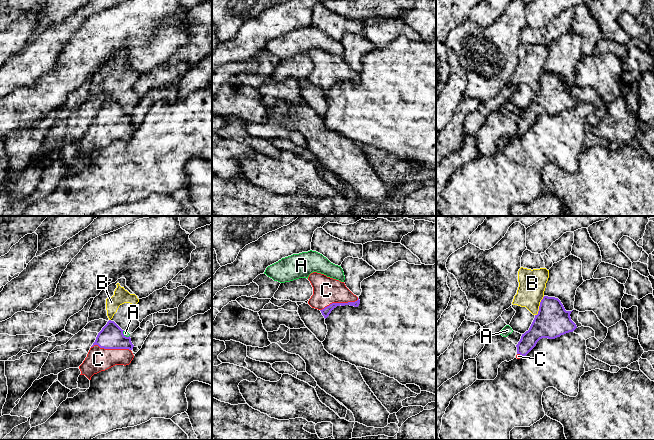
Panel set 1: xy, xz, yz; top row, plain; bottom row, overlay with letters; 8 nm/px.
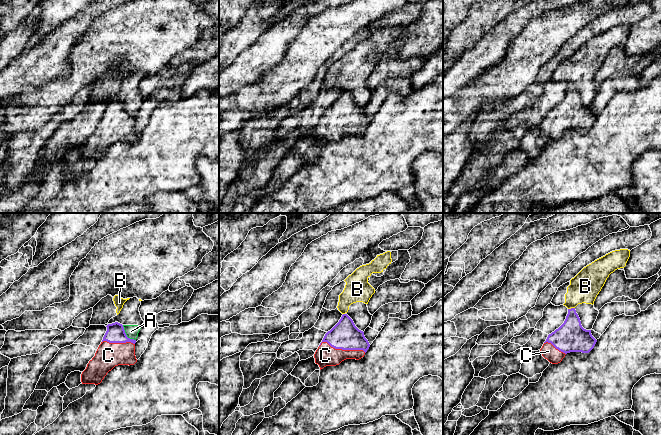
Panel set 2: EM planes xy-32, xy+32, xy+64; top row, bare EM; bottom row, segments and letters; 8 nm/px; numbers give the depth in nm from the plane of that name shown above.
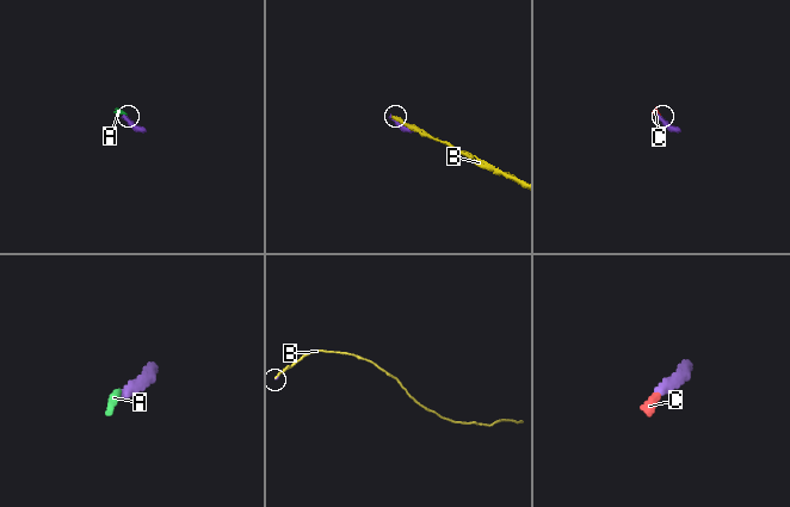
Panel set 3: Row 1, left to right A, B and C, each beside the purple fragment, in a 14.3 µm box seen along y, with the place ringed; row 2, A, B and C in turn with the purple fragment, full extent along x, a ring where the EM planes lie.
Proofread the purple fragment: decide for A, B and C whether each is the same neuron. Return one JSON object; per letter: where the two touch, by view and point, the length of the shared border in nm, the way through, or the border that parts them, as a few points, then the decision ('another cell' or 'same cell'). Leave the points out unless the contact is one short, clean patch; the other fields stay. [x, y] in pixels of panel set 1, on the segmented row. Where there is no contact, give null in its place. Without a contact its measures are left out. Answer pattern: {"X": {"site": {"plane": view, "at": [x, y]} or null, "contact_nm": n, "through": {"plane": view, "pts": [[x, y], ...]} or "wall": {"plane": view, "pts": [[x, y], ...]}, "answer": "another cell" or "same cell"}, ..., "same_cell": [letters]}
{"A": {"site": {"plane": "xy", "at": [123, 334]}, "contact_nm": 80, "wall": {"plane": "xy", "pts": [[123, 330], [123, 333], [128, 337]]}, "answer": "another cell"}, "B": {"site": {"plane": "yz", "at": [539, 306]}, "contact_nm": 180, "answer": "another cell"}, "C": {"site": {"plane": "xy", "at": [111, 348]}, "contact_nm": 320, "through": {"plane": "xy", "pts": [[111, 336], [111, 348], [98, 359]]}, "answer": "same cell"}, "same_cell": ["C"]}

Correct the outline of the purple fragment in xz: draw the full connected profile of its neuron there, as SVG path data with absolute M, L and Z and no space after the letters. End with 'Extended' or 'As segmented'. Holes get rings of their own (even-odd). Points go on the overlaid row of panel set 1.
M317 272L311 273L308 280L313 287L313 295L308 304L320 310L325 319L337 306L358 307L360 304L359 298L346 287L344 282Z. Extended

